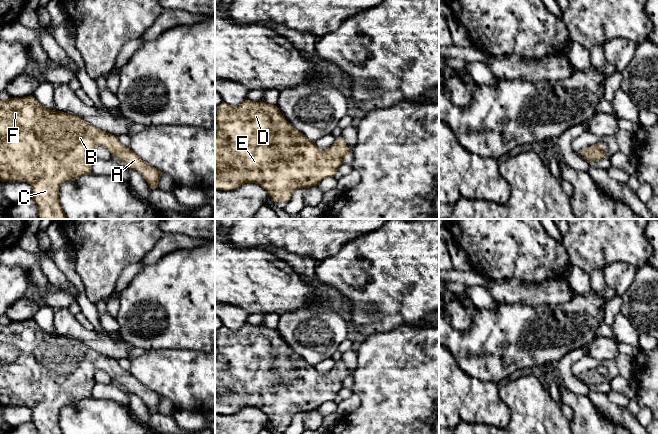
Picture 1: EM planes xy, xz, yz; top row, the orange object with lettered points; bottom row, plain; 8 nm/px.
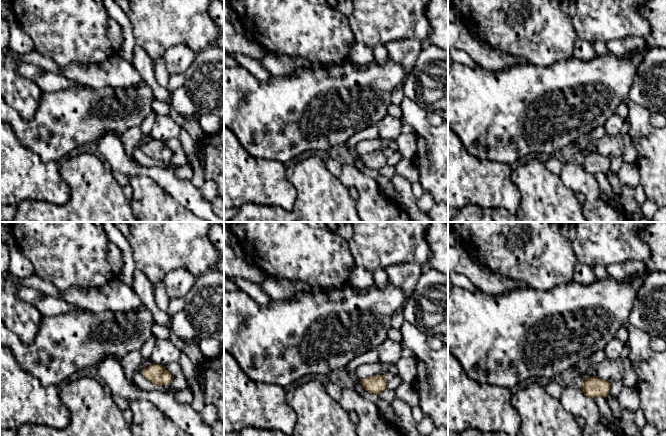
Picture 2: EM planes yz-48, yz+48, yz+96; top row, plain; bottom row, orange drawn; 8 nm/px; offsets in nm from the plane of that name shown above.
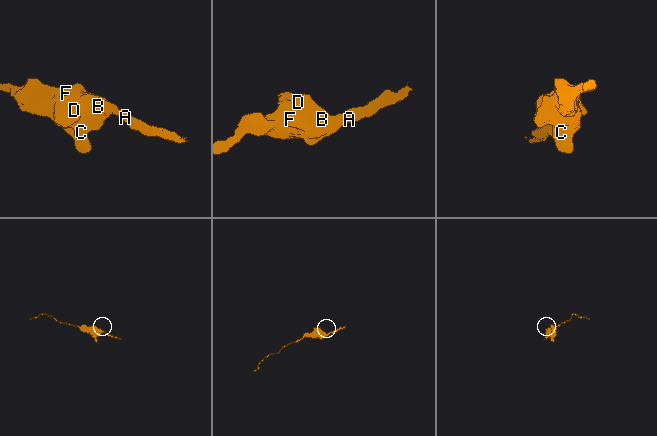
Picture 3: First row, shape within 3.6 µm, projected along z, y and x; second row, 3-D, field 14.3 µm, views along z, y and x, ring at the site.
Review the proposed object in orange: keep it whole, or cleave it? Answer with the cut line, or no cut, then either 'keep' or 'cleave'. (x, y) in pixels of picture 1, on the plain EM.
no cut; keep

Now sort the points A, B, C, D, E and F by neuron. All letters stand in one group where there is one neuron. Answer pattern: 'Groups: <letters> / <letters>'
Groups: A B C D E F

